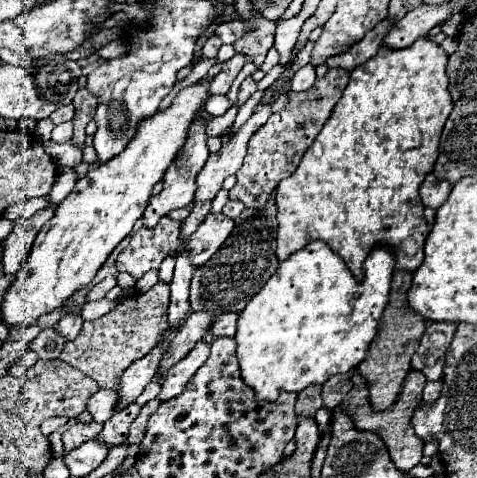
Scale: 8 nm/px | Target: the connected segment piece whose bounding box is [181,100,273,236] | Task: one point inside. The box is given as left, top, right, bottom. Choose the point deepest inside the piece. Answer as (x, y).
(228, 160)

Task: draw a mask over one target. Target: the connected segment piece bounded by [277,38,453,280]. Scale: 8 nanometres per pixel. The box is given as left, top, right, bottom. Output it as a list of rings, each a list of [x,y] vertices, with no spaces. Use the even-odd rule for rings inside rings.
[[[419,38],[403,50],[381,48],[377,56],[351,72],[341,100],[333,108],[329,120],[325,122],[311,148],[305,152],[299,168],[287,180],[279,182],[279,260],[287,260],[299,248],[309,244],[309,240],[323,240],[327,246],[331,246],[333,240],[333,252],[341,256],[351,268],[353,276],[361,280],[363,262],[375,246],[385,246],[395,252],[401,240],[415,238],[419,248],[423,248],[431,228],[423,218],[423,204],[419,204],[419,186],[435,166],[435,160],[439,156],[441,130],[453,110],[445,66],[445,50],[429,38]]]

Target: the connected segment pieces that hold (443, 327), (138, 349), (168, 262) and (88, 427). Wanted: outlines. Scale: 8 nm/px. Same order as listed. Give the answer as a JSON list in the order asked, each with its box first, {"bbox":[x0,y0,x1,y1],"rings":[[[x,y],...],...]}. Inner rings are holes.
[{"bbox":[411,322,457,380],"rings":[[[429,322],[421,338],[417,352],[413,354],[411,366],[427,376],[427,380],[441,380],[445,368],[445,354],[453,340],[457,324],[451,322]]]},{"bbox":[61,284,169,388],"rings":[[[155,284],[147,294],[133,294],[117,310],[85,322],[79,336],[65,344],[61,352],[61,360],[79,368],[83,374],[91,376],[99,388],[117,388],[123,376],[123,370],[131,366],[135,360],[143,358],[149,350],[153,350],[161,334],[169,328],[167,322],[169,308],[169,284]]]},{"bbox":[159,256,175,282],"rings":[[[167,256],[159,268],[159,280],[161,282],[171,282],[173,278],[173,266],[175,266],[175,258],[173,256]]]},{"bbox":[63,420,103,452],"rings":[[[95,420],[89,422],[89,424],[75,424],[71,426],[65,434],[63,434],[63,446],[65,446],[65,452],[81,446],[83,442],[95,438],[95,434],[99,434],[99,430],[103,430],[103,424],[97,424]]]}]

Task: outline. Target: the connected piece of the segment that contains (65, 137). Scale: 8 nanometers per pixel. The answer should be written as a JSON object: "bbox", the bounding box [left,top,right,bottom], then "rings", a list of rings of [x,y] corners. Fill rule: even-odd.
{"bbox":[51,122,73,142],"rings":[[[65,122],[65,124],[55,126],[55,130],[51,134],[51,140],[53,142],[69,142],[71,136],[73,136],[73,122]]]}

